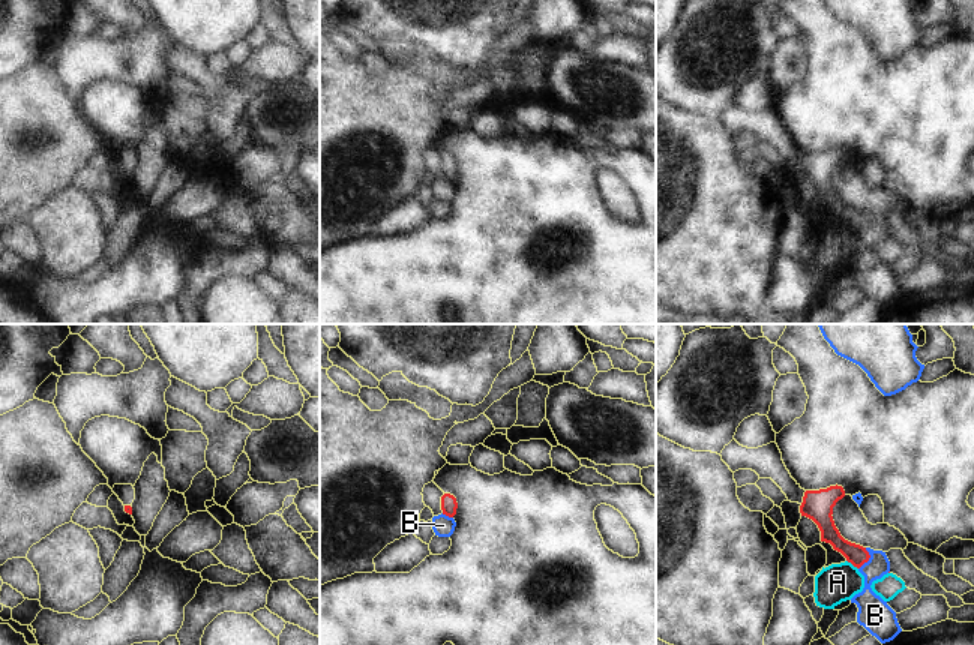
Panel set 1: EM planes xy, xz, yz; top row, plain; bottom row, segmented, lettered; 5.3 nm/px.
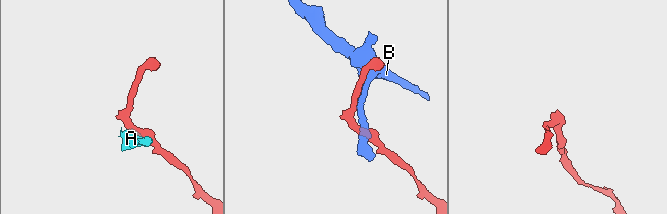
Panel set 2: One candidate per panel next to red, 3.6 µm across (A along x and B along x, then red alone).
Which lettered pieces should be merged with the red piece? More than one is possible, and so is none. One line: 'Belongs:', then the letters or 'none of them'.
Belongs: none of them

